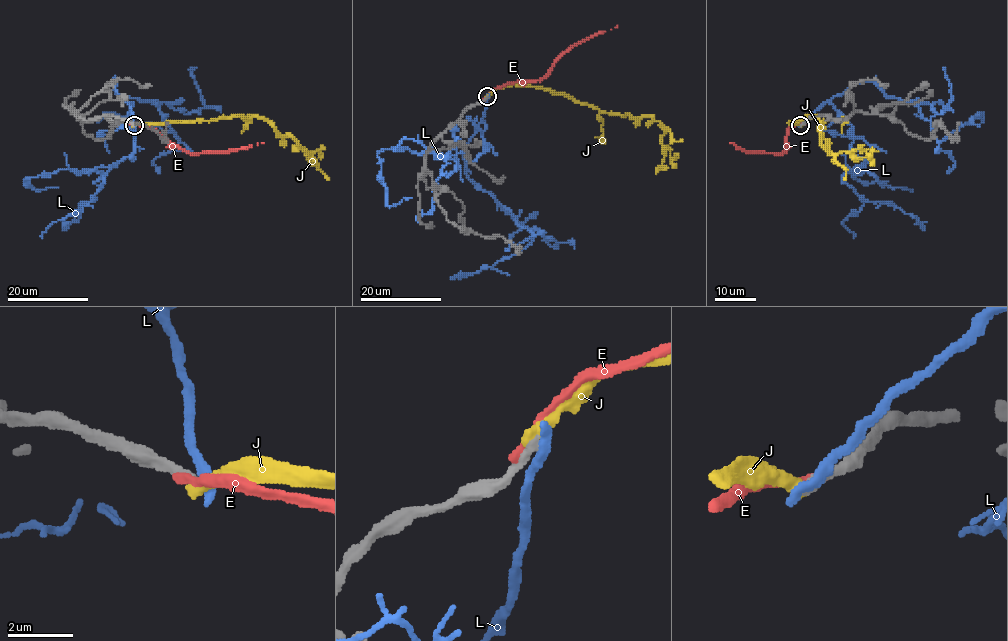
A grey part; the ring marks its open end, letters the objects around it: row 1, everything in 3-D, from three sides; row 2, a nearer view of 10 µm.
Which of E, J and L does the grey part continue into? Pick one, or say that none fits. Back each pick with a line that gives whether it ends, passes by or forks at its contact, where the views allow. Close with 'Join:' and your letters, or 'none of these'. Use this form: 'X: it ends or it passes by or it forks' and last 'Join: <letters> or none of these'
Join: none of these

